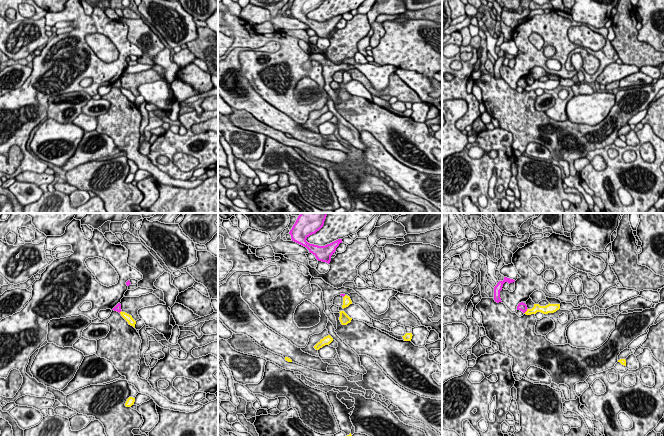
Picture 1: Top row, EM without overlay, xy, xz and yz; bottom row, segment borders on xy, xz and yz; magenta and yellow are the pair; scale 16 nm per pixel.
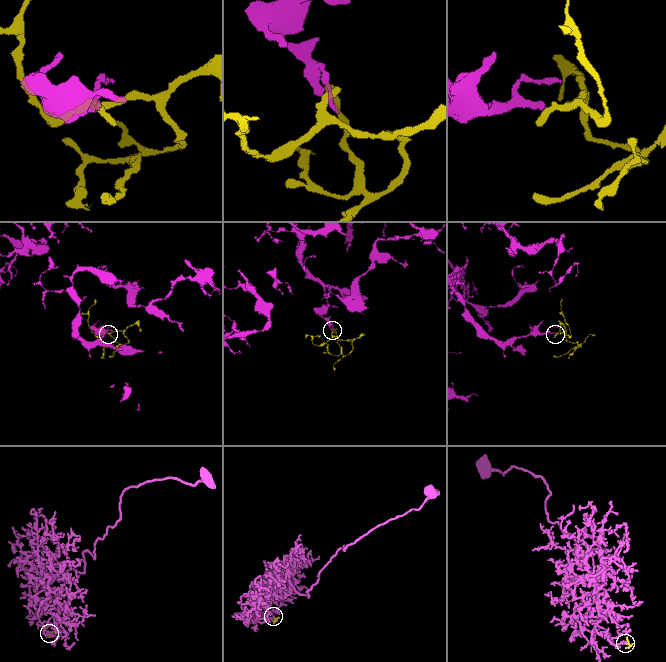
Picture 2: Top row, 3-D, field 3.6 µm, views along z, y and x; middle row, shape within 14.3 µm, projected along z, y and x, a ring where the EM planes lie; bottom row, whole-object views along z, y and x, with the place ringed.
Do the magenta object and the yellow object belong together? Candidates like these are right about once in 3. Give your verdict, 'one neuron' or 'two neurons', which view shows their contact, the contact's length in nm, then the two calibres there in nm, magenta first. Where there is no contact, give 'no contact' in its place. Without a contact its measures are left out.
two neurons; contact in yz; length 110 nm; calibres 130 and 130 nm

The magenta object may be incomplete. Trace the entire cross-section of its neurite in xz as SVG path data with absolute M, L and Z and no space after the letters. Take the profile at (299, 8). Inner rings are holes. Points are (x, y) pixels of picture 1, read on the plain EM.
M294 0L289 10L292 17L306 23L318 37L330 39L331 32L335 29L336 24L342 19L342 15L338 15L325 22L310 20L306 15L319 7L324 0Z

